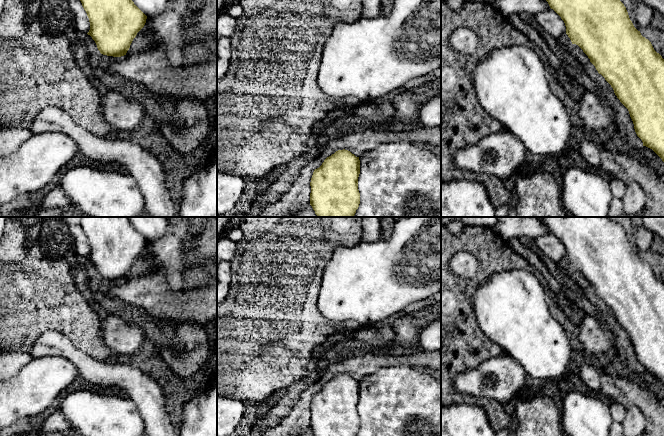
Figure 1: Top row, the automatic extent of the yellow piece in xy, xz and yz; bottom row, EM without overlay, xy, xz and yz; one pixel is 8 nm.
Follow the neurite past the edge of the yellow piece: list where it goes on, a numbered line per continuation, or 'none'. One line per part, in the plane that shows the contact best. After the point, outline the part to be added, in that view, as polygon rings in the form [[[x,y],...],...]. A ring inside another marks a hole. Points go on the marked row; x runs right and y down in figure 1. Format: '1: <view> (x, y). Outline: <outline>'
none

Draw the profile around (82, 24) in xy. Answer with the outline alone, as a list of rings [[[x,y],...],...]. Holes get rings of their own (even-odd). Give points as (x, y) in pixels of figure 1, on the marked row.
[[[80,0],[69,1],[69,8],[75,16],[75,27],[77,33],[88,33],[90,30],[90,22],[86,11],[84,10]]]

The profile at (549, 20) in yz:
[[[551,8],[534,15],[536,22],[556,39],[566,34],[566,26],[561,17]]]

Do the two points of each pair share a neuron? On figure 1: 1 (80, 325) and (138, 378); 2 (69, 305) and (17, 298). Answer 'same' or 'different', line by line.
1: different
2: same

